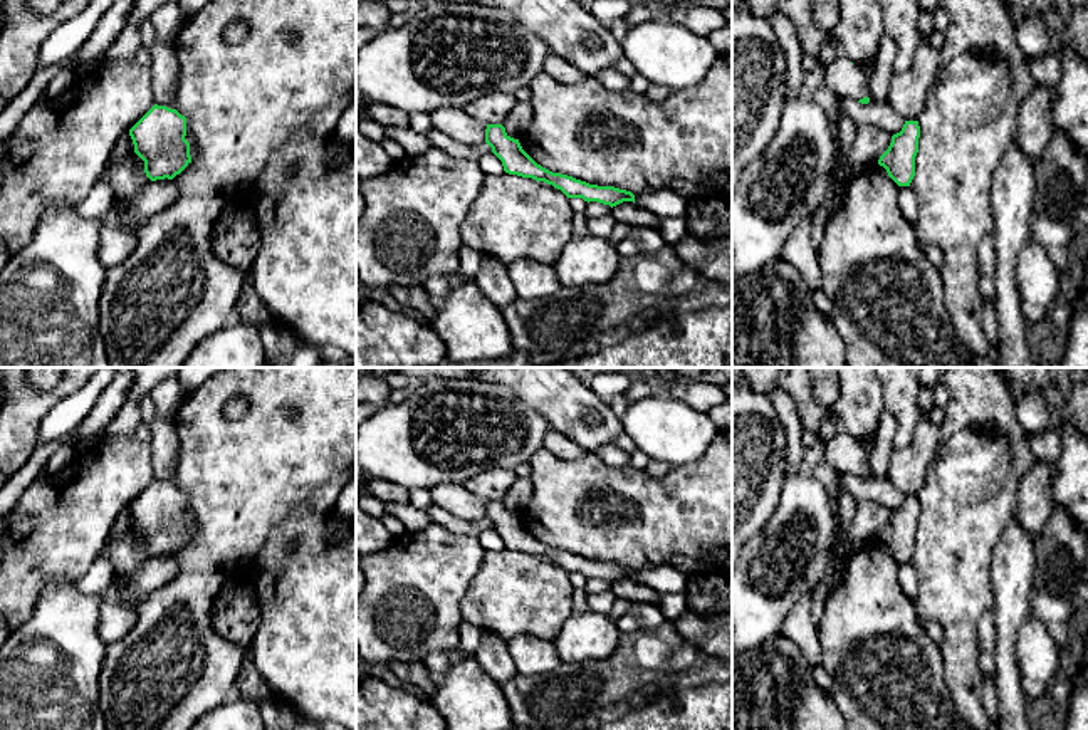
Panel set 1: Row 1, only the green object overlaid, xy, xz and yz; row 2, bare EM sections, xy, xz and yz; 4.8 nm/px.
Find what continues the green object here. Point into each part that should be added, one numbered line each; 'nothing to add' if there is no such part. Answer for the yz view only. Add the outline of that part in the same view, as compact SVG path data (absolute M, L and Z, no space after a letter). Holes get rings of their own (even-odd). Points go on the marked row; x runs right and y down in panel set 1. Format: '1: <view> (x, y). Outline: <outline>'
1: yz (842, 76). Outline: M836 55L823 70L828 87L838 96L853 101L868 97L871 102L868 79L846 57Z

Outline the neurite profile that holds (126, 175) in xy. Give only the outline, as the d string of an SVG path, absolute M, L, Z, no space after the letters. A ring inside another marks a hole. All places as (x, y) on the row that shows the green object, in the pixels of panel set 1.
M129 136L129 149L124 156L109 158L102 175L114 193L114 203L129 203L151 183L144 173L144 161L134 153Z

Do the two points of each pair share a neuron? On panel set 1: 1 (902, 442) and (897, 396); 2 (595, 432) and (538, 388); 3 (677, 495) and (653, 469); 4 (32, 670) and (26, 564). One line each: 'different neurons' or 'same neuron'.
1: same neuron
2: same neuron
3: different neurons
4: different neurons

